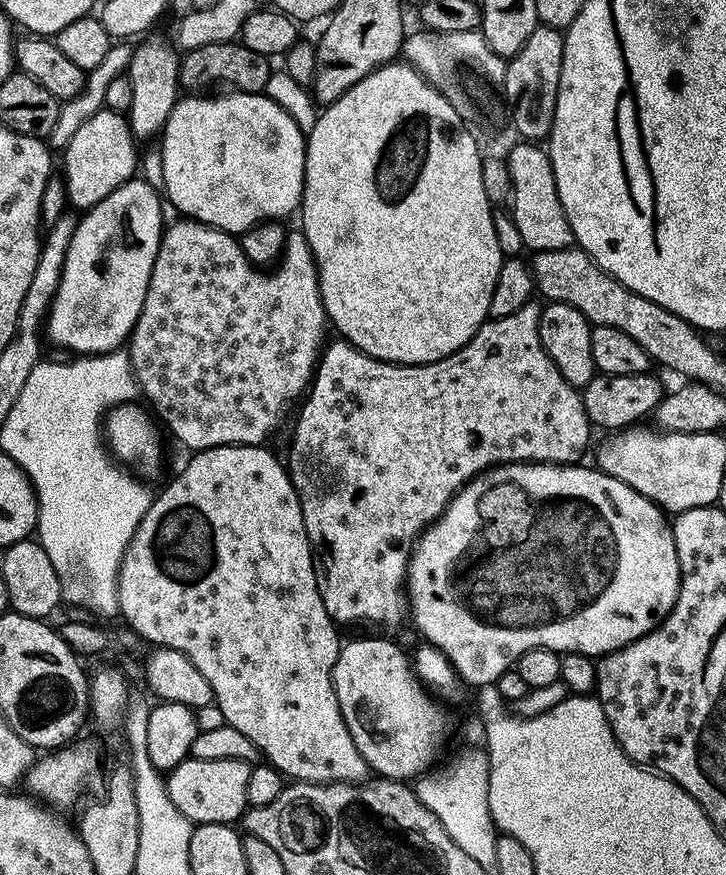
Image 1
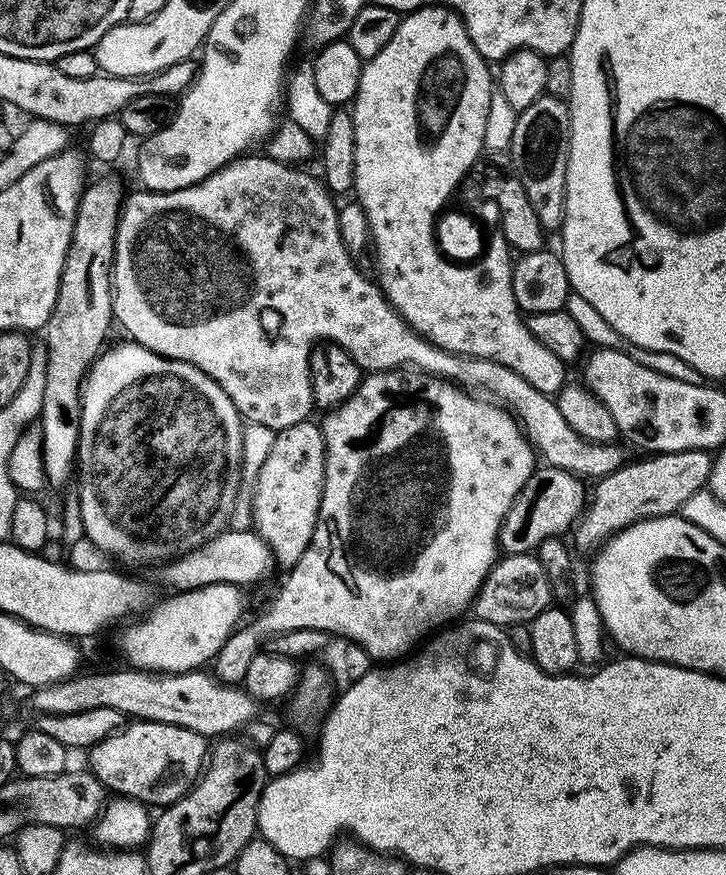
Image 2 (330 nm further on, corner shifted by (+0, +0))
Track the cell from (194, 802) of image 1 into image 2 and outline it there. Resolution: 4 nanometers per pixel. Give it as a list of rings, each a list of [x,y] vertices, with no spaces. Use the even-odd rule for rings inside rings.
[[[144,722],[138,727],[99,740],[87,753],[87,767],[117,797],[128,797],[145,806],[167,806],[181,800],[195,788],[210,759],[209,737],[173,724]]]

